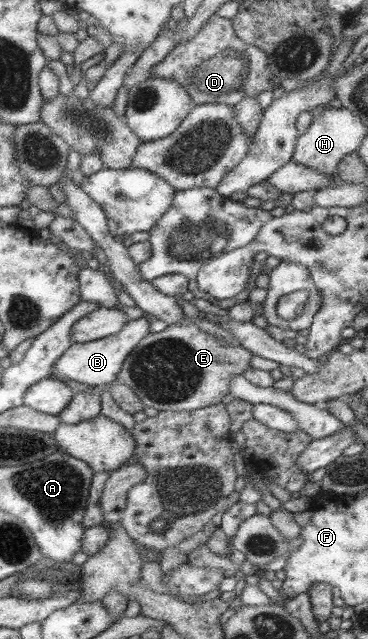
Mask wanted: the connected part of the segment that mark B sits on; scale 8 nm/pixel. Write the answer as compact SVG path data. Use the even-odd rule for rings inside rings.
M143 315L137 319L127 320L117 333L112 333L98 340L72 343L53 364L51 377L78 381L87 386L105 387L116 380L123 360L149 333L150 319L147 315Z

